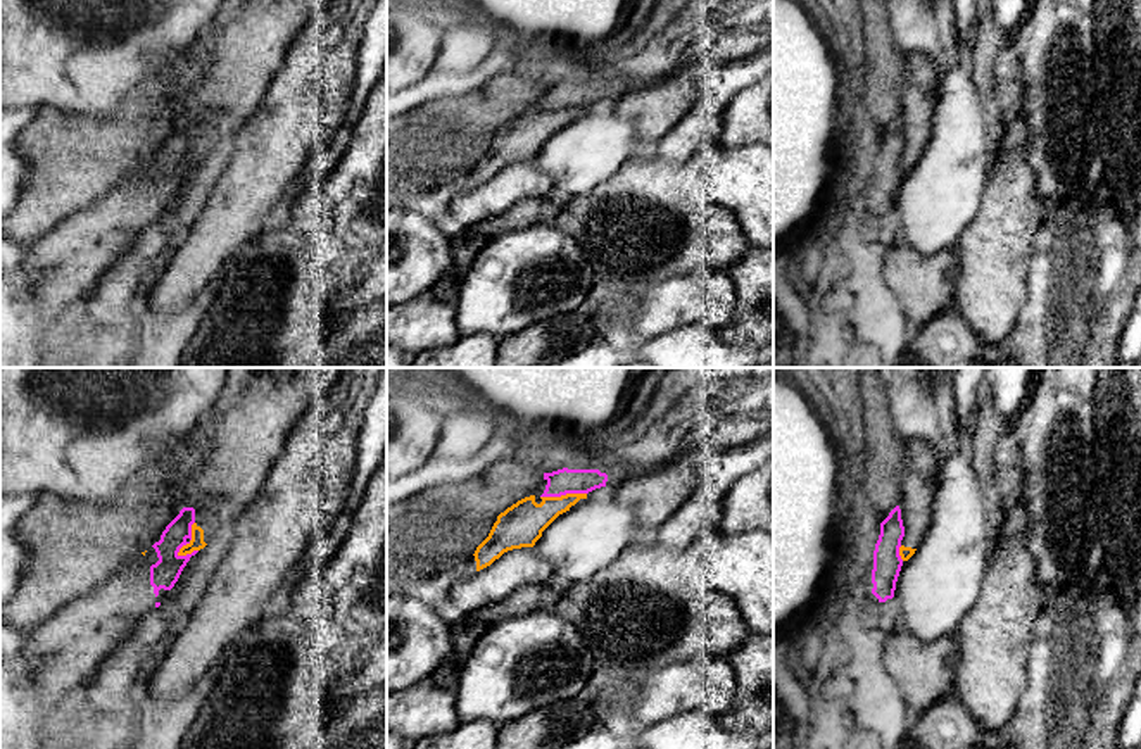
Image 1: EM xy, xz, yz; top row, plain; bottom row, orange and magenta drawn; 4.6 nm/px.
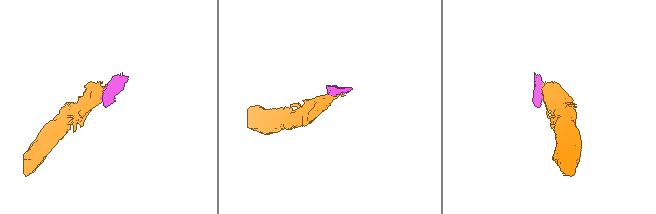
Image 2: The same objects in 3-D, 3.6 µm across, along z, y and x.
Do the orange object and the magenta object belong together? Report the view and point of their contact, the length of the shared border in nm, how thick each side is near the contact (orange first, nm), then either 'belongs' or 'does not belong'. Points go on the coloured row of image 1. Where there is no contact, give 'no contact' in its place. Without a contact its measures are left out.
meets orange in xy at (190, 541); contact 180 nm long; 70 nm thick on the orange side, 140 nm on the other; does not belong

